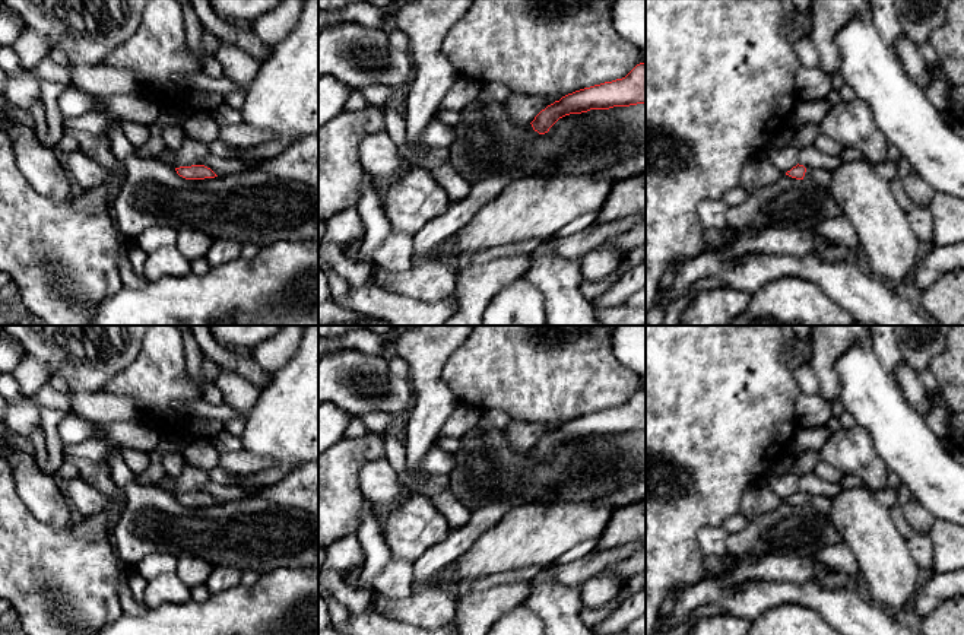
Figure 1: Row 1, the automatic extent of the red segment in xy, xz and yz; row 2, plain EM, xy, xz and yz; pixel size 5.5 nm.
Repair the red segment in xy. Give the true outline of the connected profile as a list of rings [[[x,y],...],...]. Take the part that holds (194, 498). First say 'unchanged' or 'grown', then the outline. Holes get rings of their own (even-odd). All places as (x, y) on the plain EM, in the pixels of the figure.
unchanged; [[[191,492],[175,495],[177,501],[185,507],[204,507],[218,504],[210,495],[204,492]]]

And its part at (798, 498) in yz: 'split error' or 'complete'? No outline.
split error

